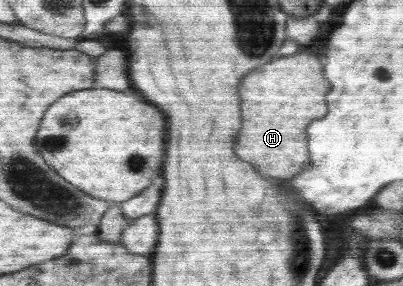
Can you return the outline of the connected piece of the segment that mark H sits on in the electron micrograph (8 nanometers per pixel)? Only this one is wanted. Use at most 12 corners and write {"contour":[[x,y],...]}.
{"contour":[[318,56],[276,58],[240,80],[234,154],[288,180],[311,165],[326,114]]}

